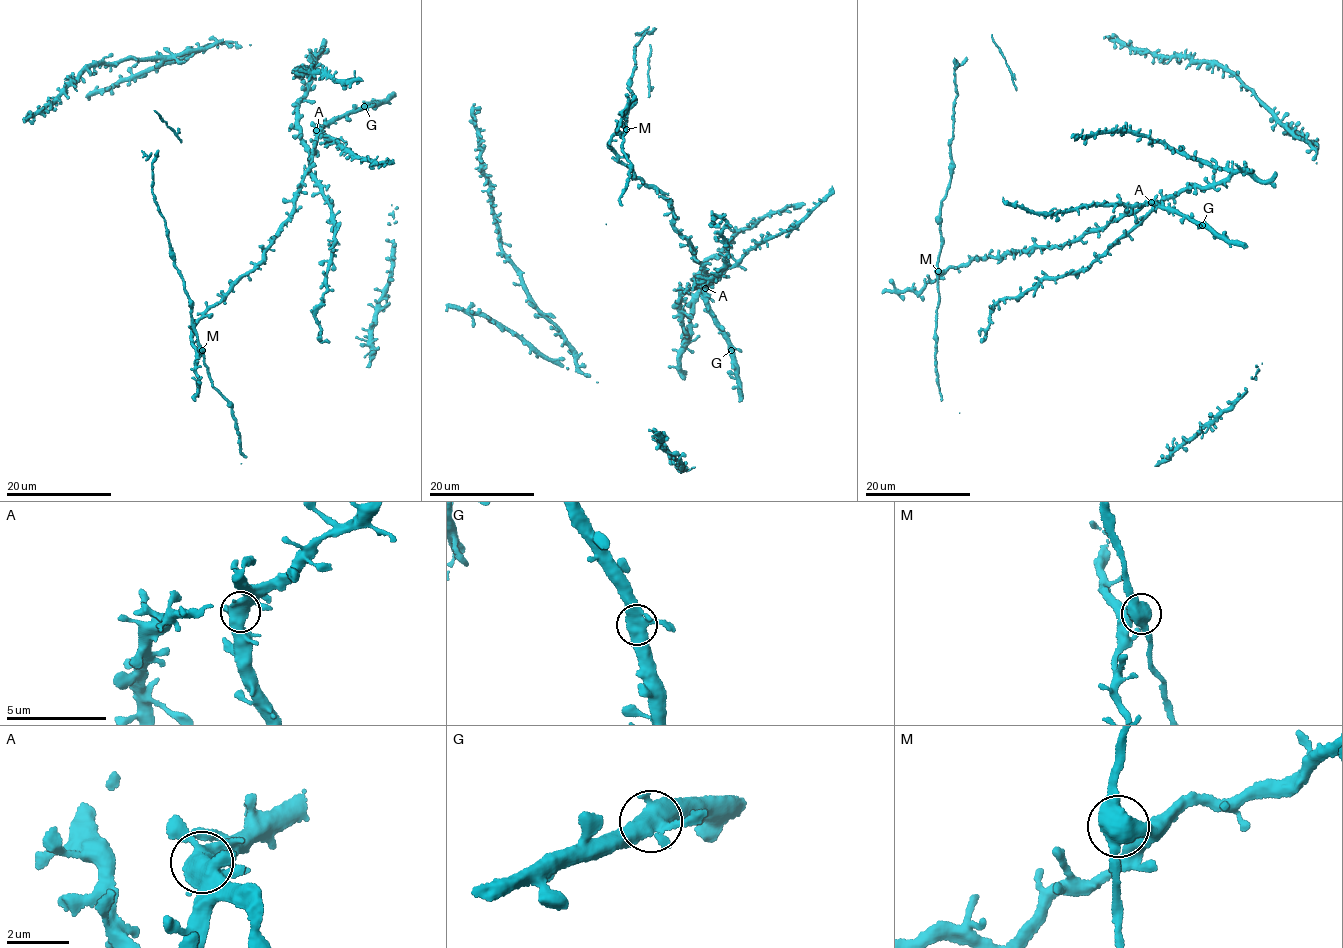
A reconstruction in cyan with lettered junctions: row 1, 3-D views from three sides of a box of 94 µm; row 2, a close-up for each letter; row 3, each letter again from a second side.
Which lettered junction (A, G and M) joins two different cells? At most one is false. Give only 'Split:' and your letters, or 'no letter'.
Split: M

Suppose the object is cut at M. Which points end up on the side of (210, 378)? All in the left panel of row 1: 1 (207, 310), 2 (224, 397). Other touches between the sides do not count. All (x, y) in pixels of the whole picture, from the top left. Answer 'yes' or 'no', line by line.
1: no
2: yes

